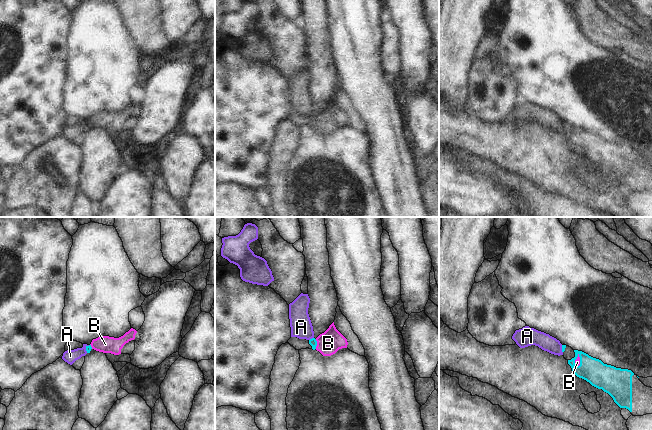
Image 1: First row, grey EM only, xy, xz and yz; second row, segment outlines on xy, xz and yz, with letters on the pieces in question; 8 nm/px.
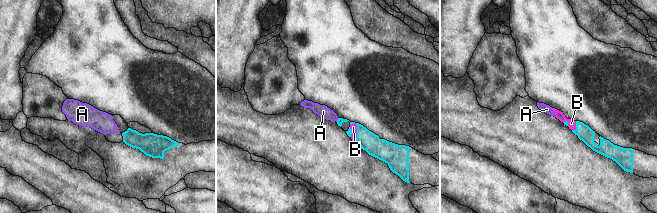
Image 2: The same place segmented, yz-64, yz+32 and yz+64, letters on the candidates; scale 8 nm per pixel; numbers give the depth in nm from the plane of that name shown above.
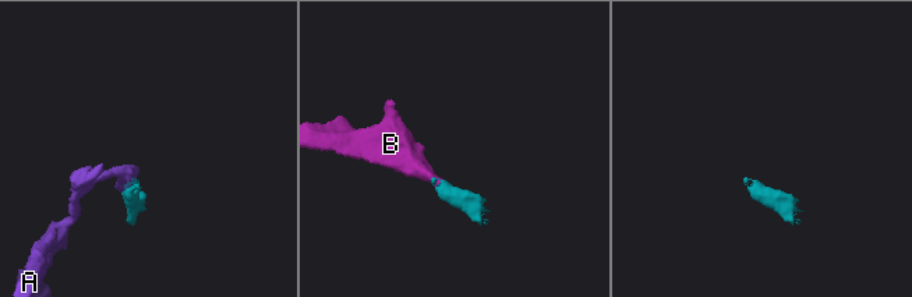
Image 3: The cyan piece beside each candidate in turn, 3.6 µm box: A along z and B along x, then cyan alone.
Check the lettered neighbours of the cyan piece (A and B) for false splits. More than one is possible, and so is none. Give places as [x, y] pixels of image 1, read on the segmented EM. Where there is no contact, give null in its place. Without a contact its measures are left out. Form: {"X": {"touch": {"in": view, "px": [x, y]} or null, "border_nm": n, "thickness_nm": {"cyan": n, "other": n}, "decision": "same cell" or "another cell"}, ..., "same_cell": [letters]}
{"A": {"touch": {"in": "xz", "px": [312, 338]}, "border_nm": 50, "thickness_nm": {"cyan": 60, "other": 180}, "decision": "another cell"}, "B": {"touch": {"in": "xz", "px": [316, 344]}, "border_nm": 80, "thickness_nm": {"cyan": 60, "other": 190}, "decision": "same cell"}, "same_cell": ["B"]}

